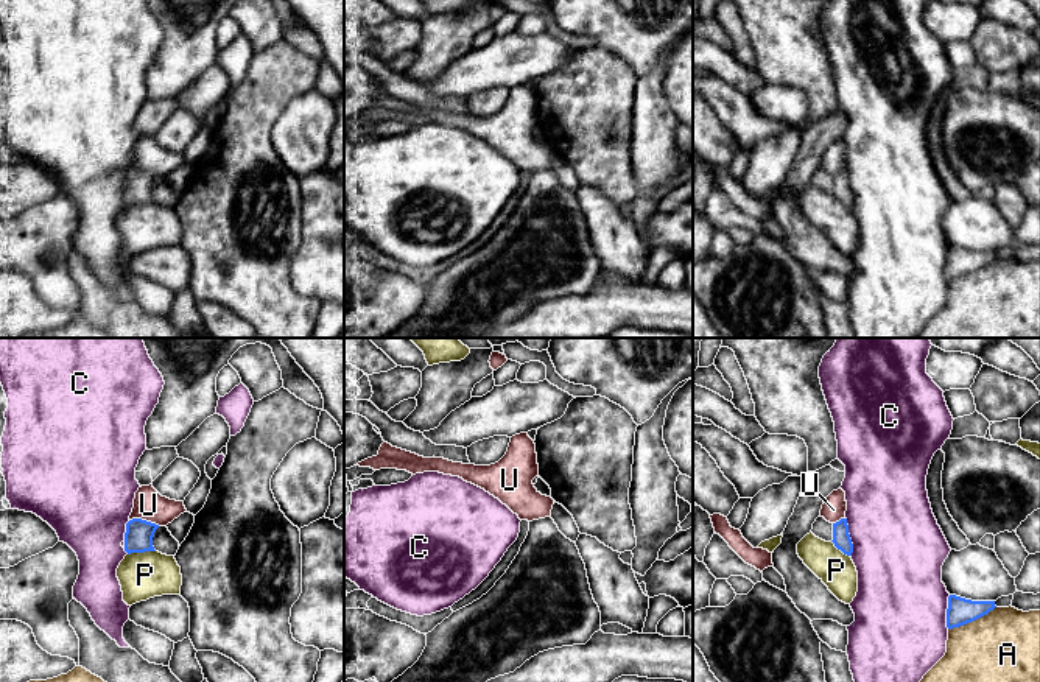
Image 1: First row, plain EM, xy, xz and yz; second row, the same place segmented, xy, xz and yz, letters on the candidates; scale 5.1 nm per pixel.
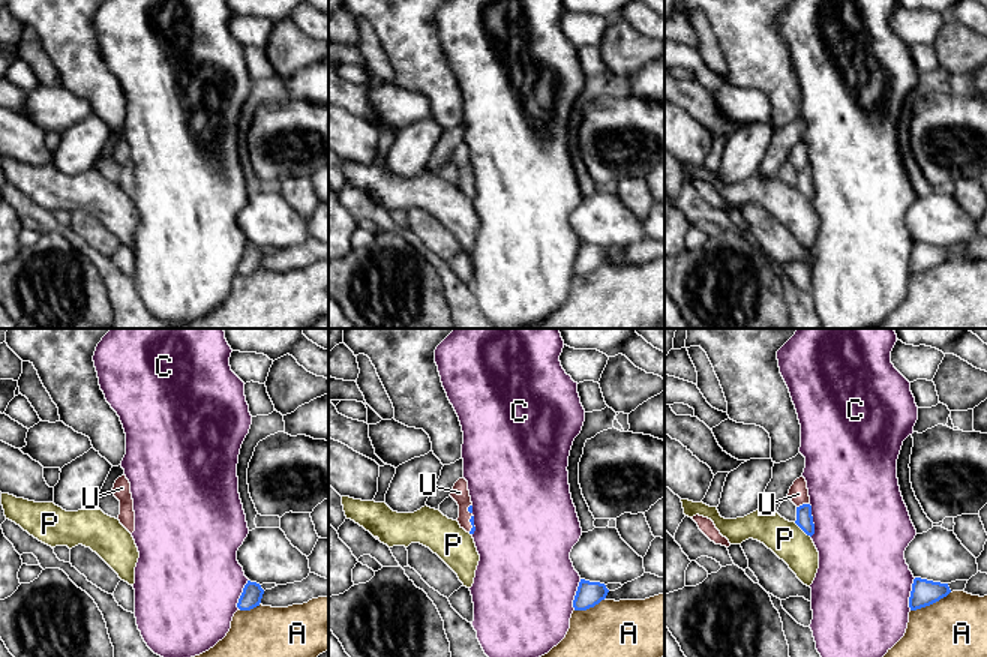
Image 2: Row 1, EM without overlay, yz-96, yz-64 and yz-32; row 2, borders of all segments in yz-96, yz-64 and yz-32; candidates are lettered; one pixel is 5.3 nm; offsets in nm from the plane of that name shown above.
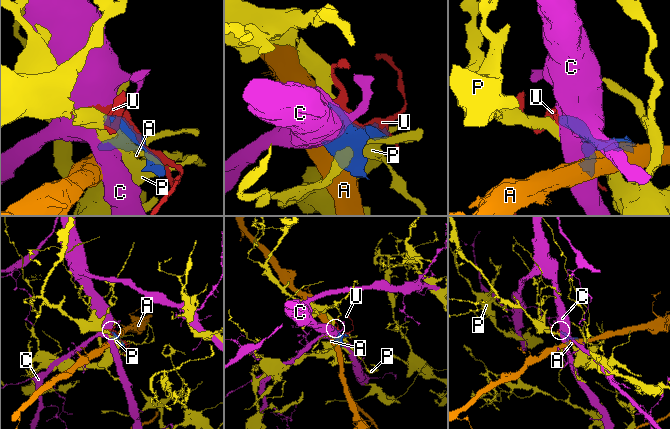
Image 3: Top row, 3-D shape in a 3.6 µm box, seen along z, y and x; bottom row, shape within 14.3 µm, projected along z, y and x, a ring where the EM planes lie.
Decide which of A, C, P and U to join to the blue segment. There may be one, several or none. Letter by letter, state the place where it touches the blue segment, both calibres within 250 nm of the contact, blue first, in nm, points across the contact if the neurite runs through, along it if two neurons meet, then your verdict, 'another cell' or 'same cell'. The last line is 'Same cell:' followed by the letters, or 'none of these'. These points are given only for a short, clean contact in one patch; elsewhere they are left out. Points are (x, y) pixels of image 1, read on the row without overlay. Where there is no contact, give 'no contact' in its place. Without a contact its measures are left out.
A: contact yz (972, 271); calibres 140 and 480 nm; another cell
C: contact yz (849, 189); calibres 90 and 460 nm; another cell
P: contact xy (140, 203); calibres 150 and 240 nm; another cell
U: contact xy (145, 172); calibres 150 and 160 nm; same cell
Same cell: U

